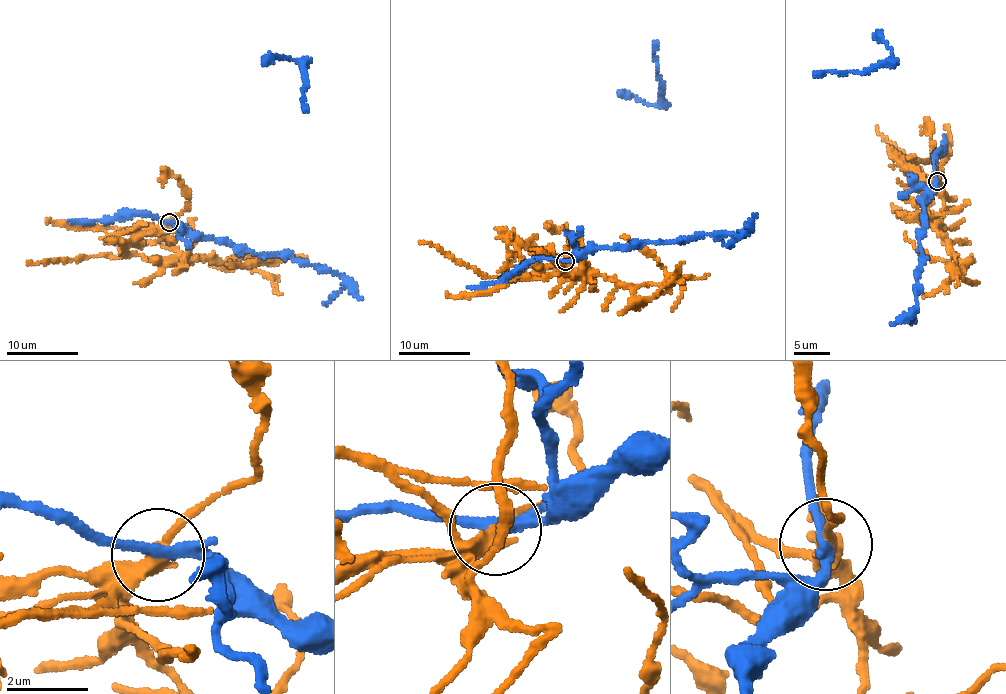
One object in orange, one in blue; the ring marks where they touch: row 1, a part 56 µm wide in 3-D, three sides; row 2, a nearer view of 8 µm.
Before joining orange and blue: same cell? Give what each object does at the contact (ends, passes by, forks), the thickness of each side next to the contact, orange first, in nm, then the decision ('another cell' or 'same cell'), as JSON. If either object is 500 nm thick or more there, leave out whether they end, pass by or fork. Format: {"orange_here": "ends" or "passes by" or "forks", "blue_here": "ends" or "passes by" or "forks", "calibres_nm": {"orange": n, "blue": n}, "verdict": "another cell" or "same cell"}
{"orange_here": "passes by", "blue_here": "forks", "calibres_nm": {"orange": 320, "blue": 220}, "verdict": "another cell"}

